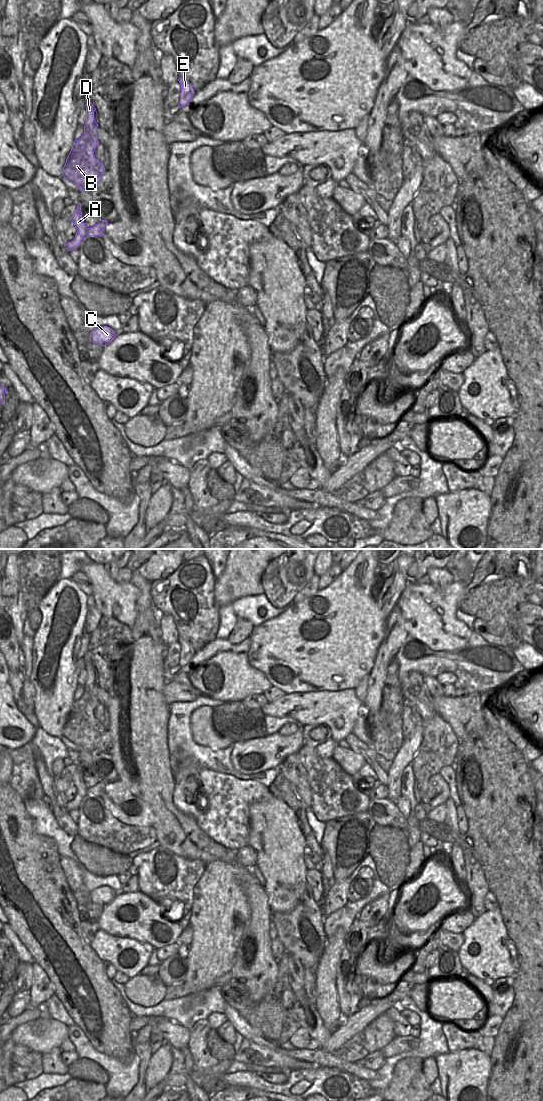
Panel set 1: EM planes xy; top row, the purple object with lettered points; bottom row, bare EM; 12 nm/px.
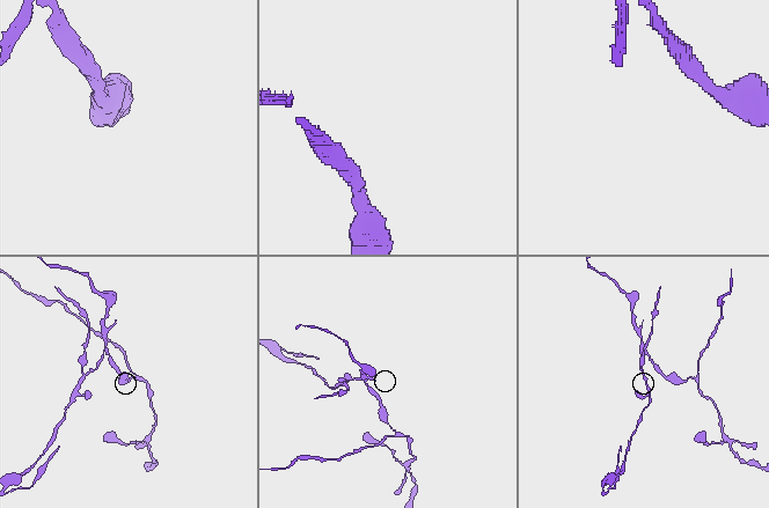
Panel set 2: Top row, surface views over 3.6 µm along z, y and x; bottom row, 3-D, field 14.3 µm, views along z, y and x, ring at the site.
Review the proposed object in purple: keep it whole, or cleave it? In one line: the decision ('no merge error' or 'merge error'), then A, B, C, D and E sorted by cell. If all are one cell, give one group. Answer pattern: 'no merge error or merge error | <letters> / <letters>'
merge error | A B C D / E

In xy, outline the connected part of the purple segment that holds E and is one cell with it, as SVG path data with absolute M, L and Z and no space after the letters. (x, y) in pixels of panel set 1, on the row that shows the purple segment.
M179 78L178 81L181 85L180 102L178 107L181 108L190 102L195 92L192 90L193 87L185 79Z

